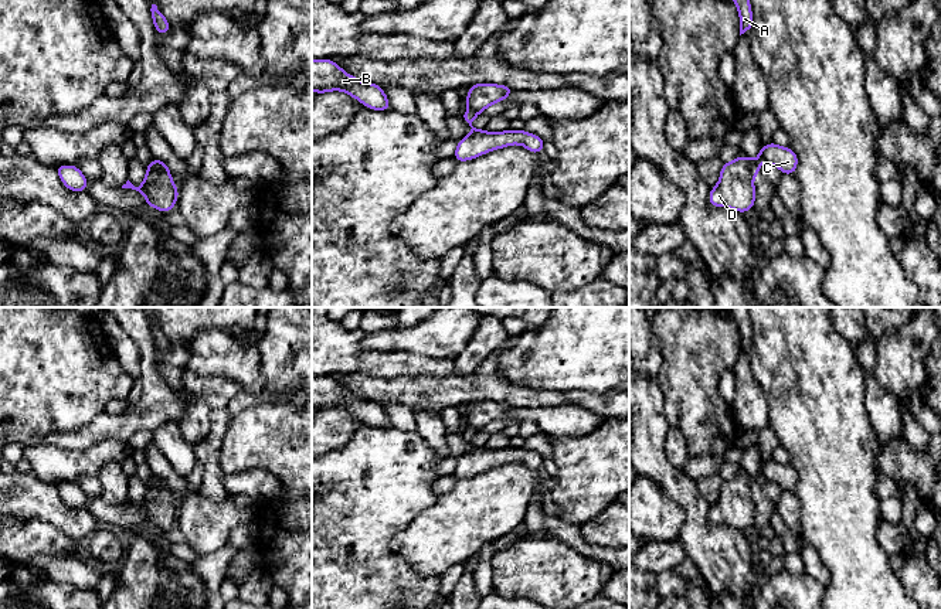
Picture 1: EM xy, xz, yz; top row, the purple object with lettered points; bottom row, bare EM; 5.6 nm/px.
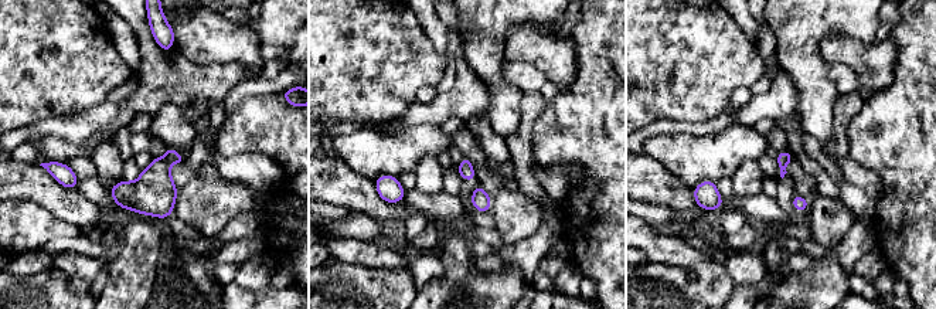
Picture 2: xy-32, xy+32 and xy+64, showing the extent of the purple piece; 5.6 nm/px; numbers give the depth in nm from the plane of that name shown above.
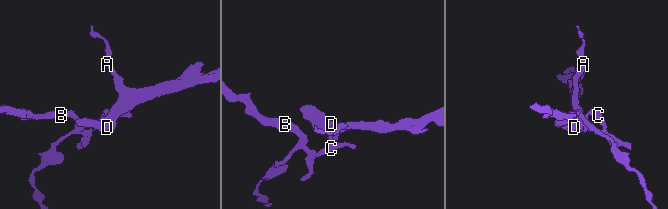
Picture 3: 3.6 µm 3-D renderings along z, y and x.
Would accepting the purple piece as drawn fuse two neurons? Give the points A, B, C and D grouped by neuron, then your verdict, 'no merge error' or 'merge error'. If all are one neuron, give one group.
A D / B C; merge error

